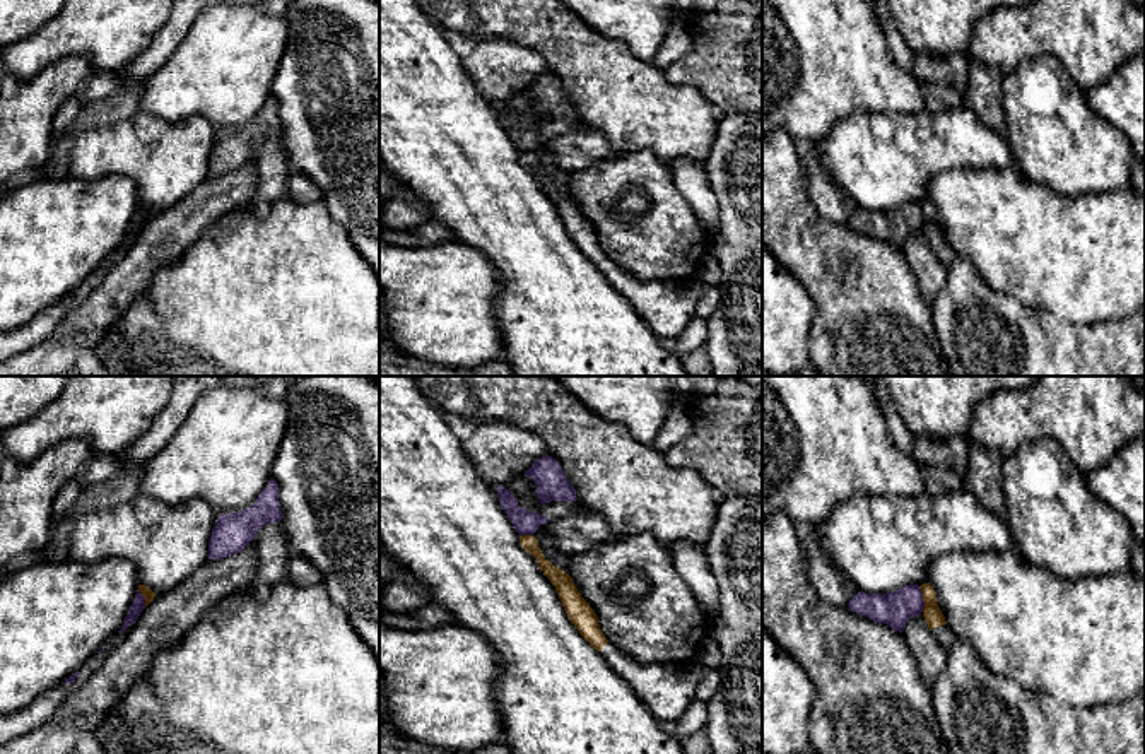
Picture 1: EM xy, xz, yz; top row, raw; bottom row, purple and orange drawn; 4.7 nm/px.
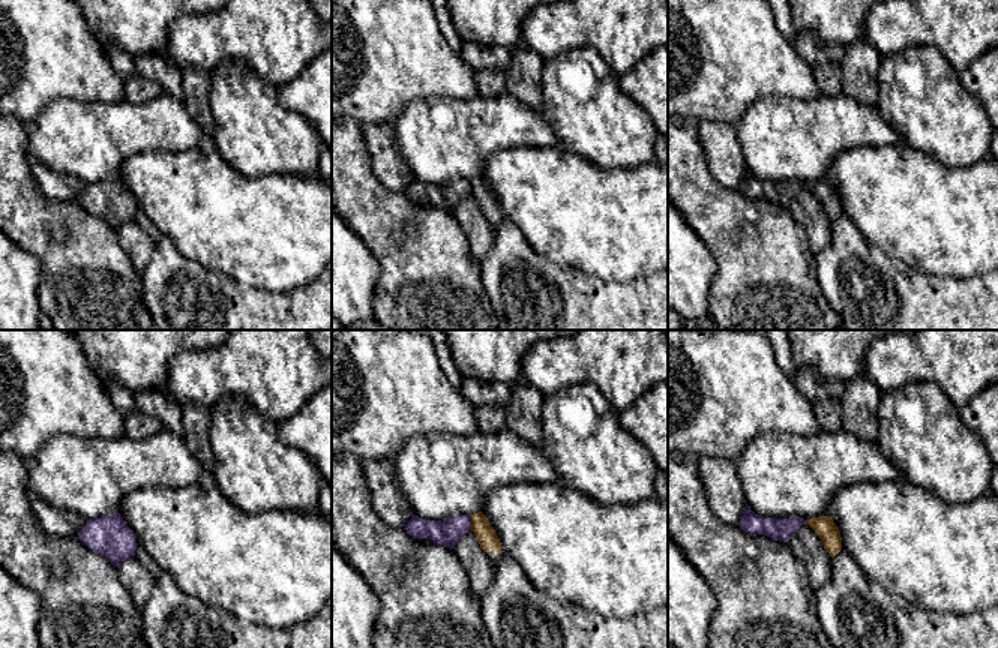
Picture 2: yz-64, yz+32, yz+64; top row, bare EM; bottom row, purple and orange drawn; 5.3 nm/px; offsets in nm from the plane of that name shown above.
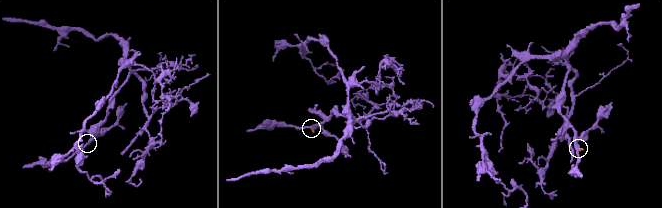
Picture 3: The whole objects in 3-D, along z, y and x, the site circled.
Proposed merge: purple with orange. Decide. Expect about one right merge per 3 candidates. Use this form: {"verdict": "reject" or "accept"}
{"verdict": "reject"}

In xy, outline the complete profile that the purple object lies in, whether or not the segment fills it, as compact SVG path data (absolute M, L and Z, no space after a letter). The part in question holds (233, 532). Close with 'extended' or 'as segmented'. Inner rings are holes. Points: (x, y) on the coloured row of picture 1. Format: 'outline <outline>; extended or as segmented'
outline M272 477L250 508L231 515L219 515L208 540L208 559L238 554L255 539L261 527L282 518L279 484Z; as segmented

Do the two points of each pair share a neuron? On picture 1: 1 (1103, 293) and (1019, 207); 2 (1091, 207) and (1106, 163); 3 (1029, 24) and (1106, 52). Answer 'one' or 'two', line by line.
1: one
2: two
3: one

